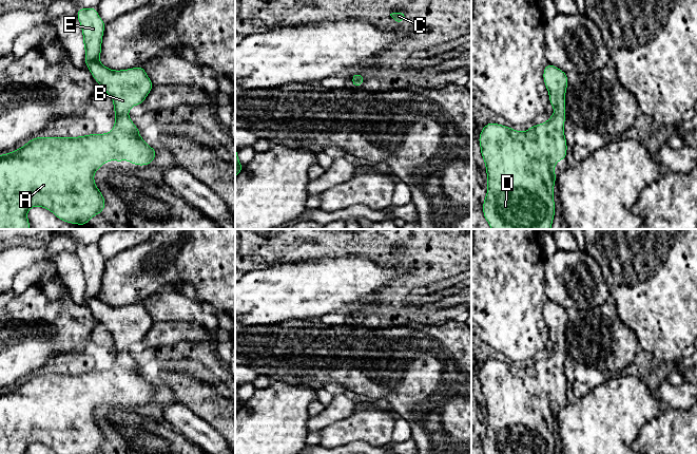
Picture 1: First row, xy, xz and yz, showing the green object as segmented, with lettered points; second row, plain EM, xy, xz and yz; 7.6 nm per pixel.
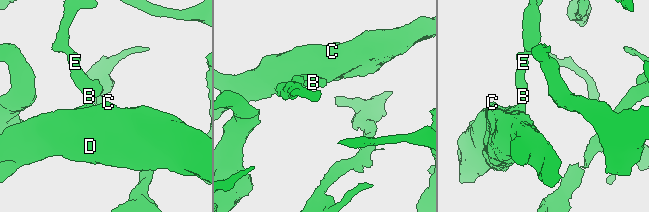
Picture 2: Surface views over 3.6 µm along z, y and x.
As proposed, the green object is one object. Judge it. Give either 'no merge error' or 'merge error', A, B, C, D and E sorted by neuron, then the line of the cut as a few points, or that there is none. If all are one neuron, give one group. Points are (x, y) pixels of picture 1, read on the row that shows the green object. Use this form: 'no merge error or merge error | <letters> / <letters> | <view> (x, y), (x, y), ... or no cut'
no merge error | A B C D E | no cut

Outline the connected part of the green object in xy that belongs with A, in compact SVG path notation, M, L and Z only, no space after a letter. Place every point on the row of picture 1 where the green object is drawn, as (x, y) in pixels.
M79 7L76 15L80 22L83 45L85 50L84 62L93 78L105 90L114 103L115 125L111 132L78 137L57 137L57 136L39 136L28 140L23 147L0 155L0 229L31 229L27 220L27 211L35 206L45 208L52 211L56 217L70 224L84 226L97 214L105 209L105 201L97 188L94 181L94 173L107 162L130 160L132 165L146 166L151 165L157 151L149 147L141 138L138 128L128 115L133 106L142 105L151 90L153 83L147 75L143 67L115 71L104 67L99 57L101 55L102 36L105 22L100 19L96 7Z

